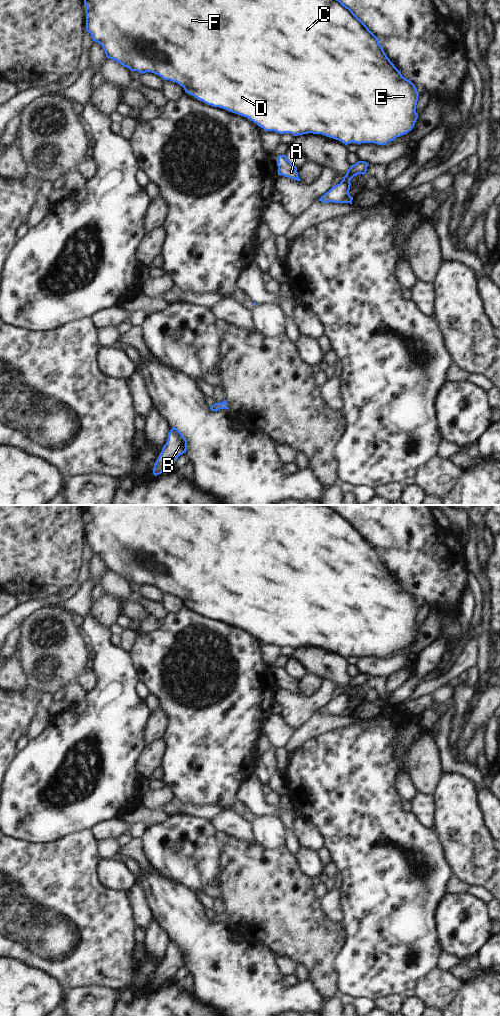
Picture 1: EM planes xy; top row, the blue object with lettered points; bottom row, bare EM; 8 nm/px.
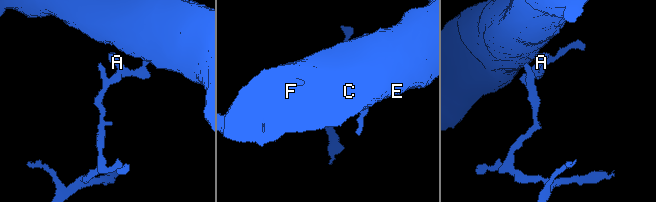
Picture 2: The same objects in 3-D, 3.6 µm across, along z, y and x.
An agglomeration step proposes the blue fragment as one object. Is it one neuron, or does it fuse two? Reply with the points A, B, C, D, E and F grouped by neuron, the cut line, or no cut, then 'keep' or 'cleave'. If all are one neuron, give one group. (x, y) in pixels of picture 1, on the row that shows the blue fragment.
A B / C D E F | xy (343, 178), (349, 182) | cleave

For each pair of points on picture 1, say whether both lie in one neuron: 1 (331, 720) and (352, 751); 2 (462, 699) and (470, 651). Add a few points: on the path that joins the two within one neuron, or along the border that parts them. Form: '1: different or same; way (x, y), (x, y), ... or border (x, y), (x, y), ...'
1: different; border (361, 728), (351, 724), (315, 737)
2: different; border (455, 679), (447, 682)

